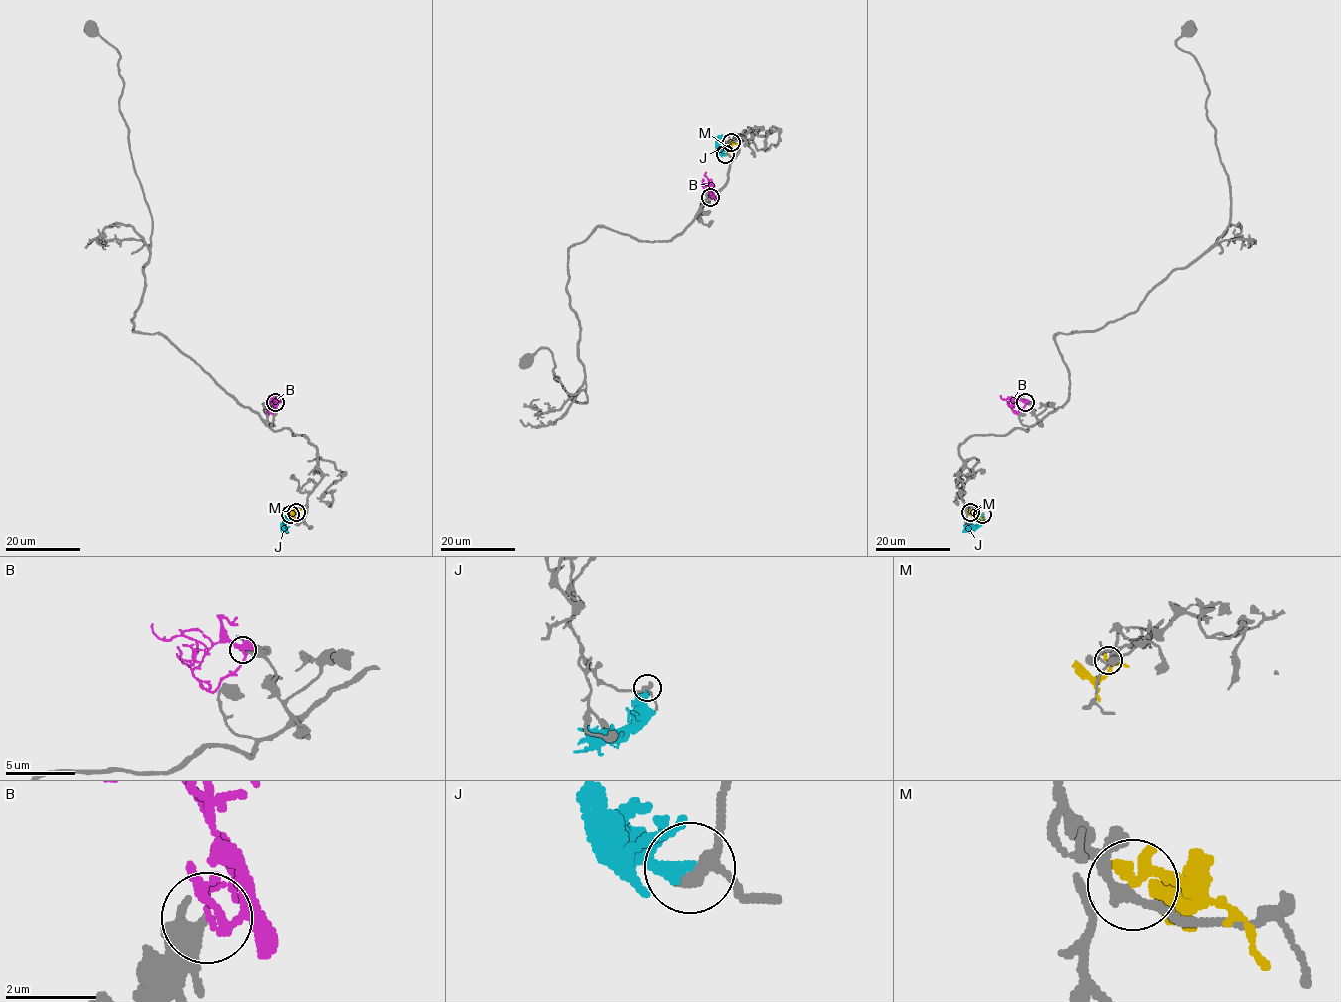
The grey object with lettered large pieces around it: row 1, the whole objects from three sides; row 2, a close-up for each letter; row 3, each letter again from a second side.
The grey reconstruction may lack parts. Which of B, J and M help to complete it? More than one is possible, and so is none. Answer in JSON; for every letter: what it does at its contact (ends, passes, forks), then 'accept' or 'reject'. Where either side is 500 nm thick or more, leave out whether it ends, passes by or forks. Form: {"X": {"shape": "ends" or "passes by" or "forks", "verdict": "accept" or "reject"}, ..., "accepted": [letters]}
{"B": {"shape": "passes by", "verdict": "reject"}, "J": {"shape": "ends", "verdict": "reject"}, "M": {"shape": "passes by", "verdict": "reject"}, "accepted": []}

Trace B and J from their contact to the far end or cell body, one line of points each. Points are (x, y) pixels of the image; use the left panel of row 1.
B: (275, 402), (277, 406), (271, 413), (267, 401)
J: (291, 515), (284, 524), (287, 531)

